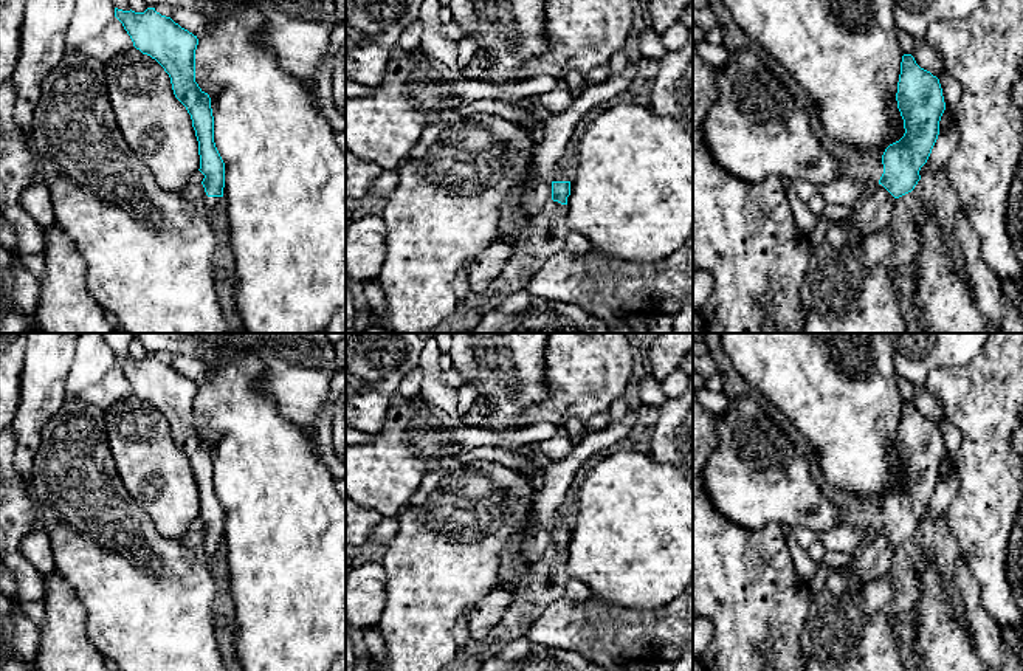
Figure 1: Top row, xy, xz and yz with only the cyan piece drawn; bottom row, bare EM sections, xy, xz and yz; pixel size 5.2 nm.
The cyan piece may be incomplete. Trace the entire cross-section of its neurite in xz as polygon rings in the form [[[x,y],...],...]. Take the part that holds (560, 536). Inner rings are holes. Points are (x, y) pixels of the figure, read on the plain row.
[[[564,507],[550,524],[553,549],[567,552],[567,544],[570,542],[570,527],[572,510]]]

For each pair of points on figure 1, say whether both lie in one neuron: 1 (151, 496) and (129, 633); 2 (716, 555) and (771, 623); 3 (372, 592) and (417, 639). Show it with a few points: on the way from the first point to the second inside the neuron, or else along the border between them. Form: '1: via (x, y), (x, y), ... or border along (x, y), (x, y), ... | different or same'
1: border along (124, 485), (154, 527), (172, 540) | different
2: via (729, 572), (754, 597), (758, 606) | same
3: border along (383, 567), (385, 608), (374, 626) | different

